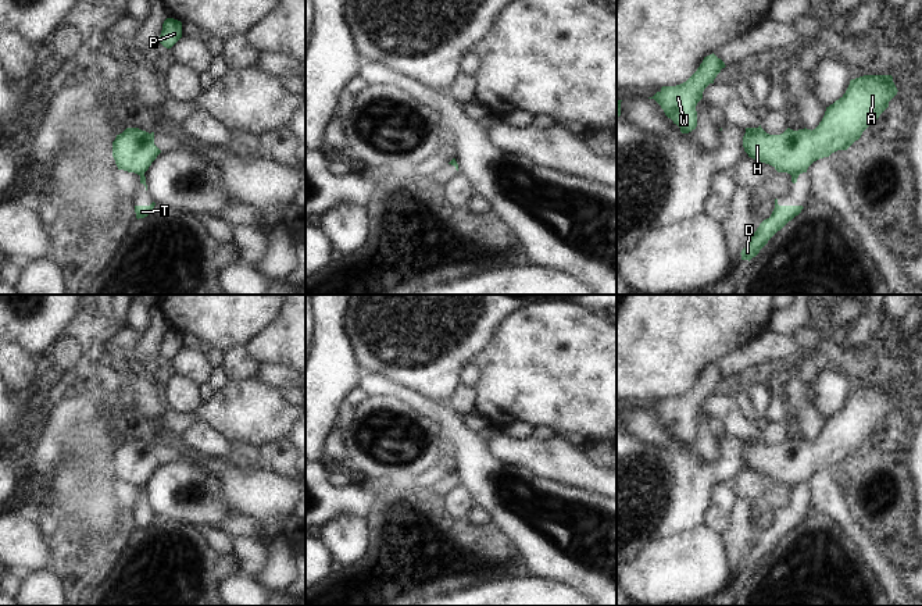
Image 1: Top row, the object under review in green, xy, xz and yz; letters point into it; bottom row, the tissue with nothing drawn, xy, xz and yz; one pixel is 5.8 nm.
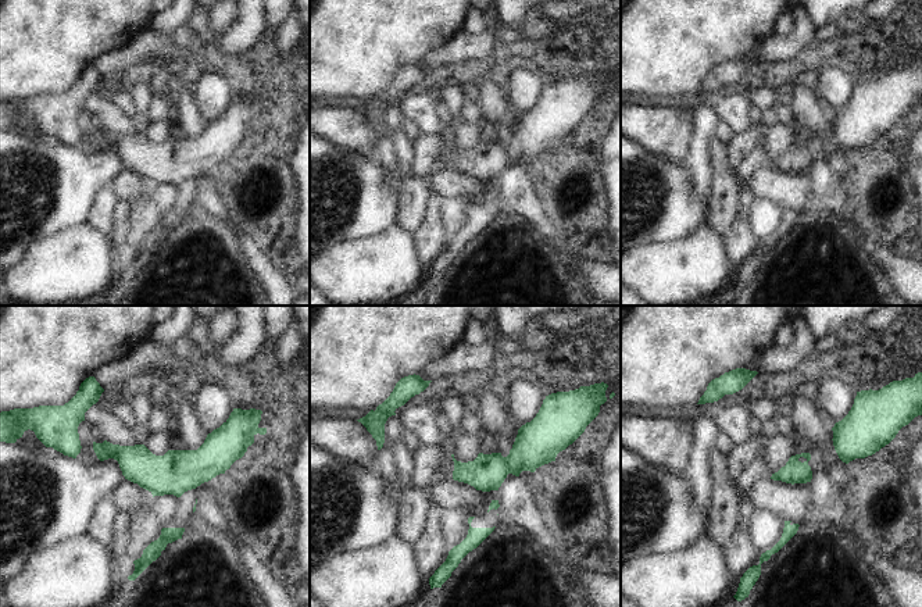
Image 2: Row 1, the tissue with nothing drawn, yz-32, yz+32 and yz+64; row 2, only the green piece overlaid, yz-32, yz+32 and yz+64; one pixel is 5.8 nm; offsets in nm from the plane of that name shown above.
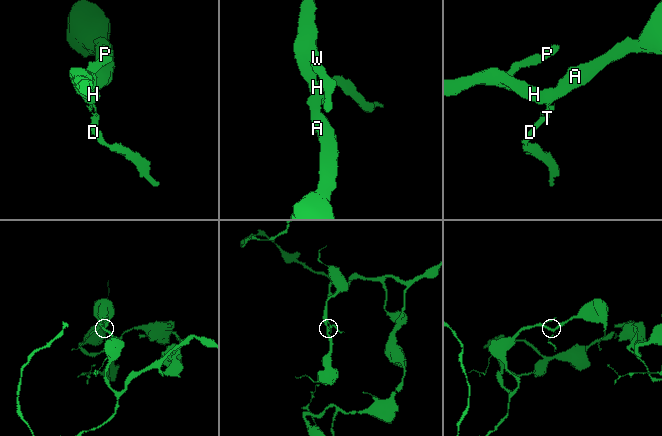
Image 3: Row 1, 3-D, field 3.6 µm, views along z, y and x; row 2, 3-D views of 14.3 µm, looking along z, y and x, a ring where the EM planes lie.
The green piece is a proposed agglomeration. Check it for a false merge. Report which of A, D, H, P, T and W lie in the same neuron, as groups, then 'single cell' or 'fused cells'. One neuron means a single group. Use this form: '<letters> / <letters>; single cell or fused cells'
A H P W / D T; fused cells

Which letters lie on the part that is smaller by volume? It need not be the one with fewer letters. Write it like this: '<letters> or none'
D, T.

